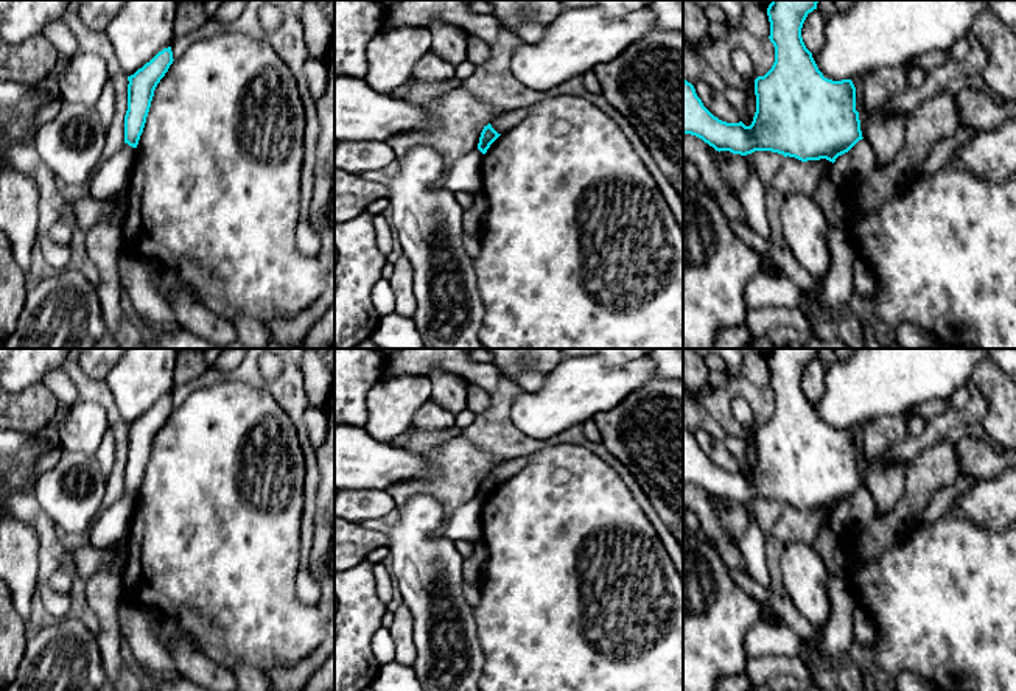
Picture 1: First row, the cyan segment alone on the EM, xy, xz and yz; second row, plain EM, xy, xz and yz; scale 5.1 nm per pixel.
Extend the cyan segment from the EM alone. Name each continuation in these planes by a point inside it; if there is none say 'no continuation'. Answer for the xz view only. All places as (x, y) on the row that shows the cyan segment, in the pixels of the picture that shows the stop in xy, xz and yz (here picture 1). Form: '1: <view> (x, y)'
no continuation

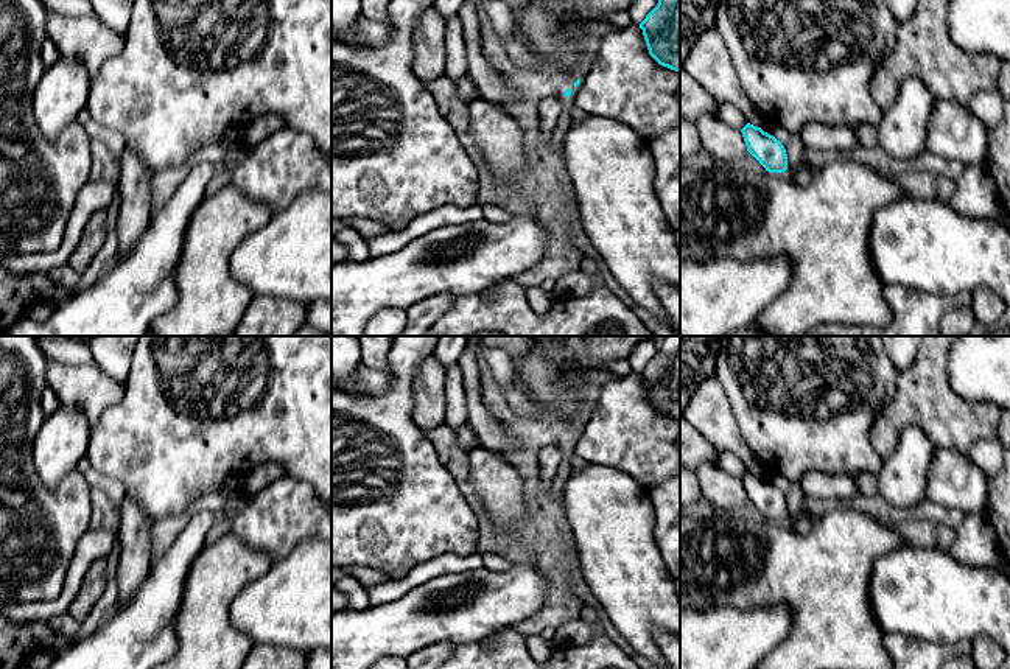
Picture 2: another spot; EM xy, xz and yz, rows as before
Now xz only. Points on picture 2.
1: xz (551, 108)

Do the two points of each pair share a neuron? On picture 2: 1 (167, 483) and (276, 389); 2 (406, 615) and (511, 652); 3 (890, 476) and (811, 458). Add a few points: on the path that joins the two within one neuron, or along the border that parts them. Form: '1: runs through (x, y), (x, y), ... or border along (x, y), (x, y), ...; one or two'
1: runs through (195, 455), (232, 420), (241, 414), (254, 414); one
2: border along (478, 641), (455, 644); two
3: border along (883, 459), (876, 476); two

